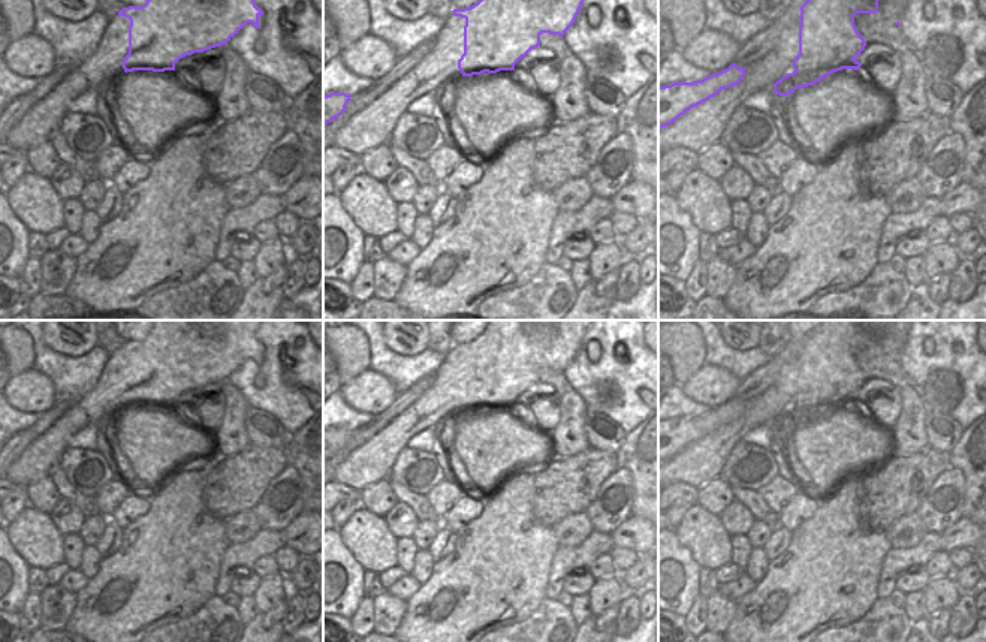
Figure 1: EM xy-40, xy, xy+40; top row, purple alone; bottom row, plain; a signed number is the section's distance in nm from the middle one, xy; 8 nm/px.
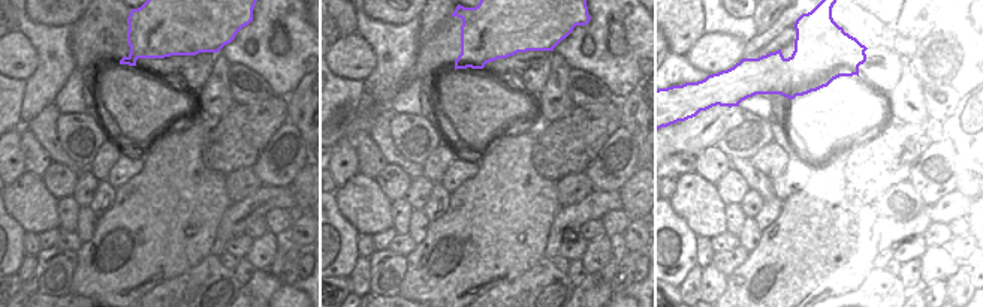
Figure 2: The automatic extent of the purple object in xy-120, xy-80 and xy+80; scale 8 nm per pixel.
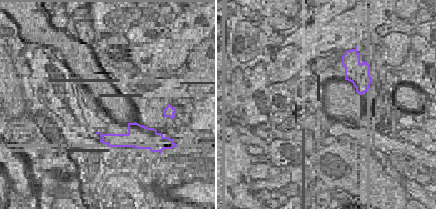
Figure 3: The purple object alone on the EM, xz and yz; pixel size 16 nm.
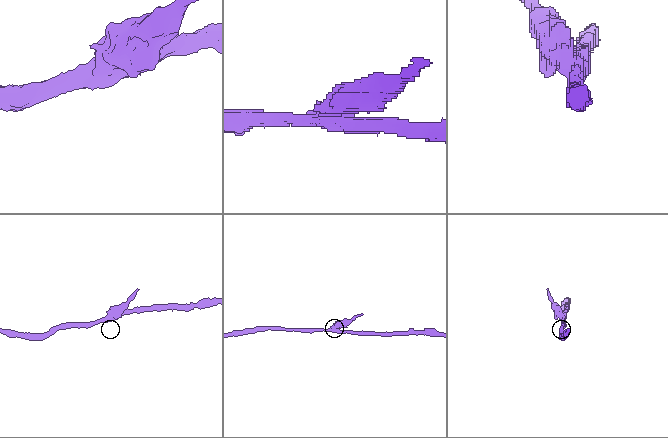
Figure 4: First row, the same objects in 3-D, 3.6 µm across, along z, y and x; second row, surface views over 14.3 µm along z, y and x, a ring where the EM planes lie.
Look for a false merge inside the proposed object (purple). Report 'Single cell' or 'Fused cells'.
Fused cells.

